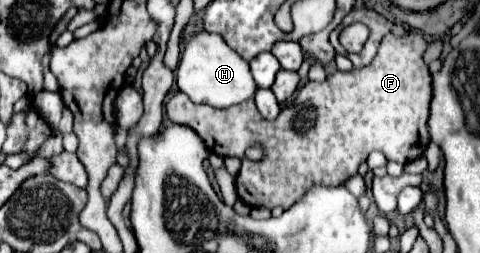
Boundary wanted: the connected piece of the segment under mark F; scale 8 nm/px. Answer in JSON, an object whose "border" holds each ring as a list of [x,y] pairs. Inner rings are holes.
{"border":[[[410,30],[406,36],[386,34],[380,42],[378,54],[364,68],[352,68],[348,72],[336,70],[324,82],[306,82],[302,90],[282,108],[276,120],[264,120],[254,106],[254,100],[246,100],[238,106],[216,110],[208,104],[194,104],[186,94],[176,92],[168,104],[166,114],[174,124],[186,124],[194,128],[206,142],[208,150],[218,156],[240,156],[242,168],[236,176],[238,198],[250,208],[284,208],[288,210],[298,202],[312,186],[340,186],[358,172],[358,166],[366,162],[372,150],[380,150],[386,160],[398,164],[408,164],[424,154],[430,136],[426,128],[430,100],[432,100],[432,78],[422,54],[426,50],[426,40],[420,32]],[[250,146],[264,146],[264,160],[246,160],[244,150]]]}

